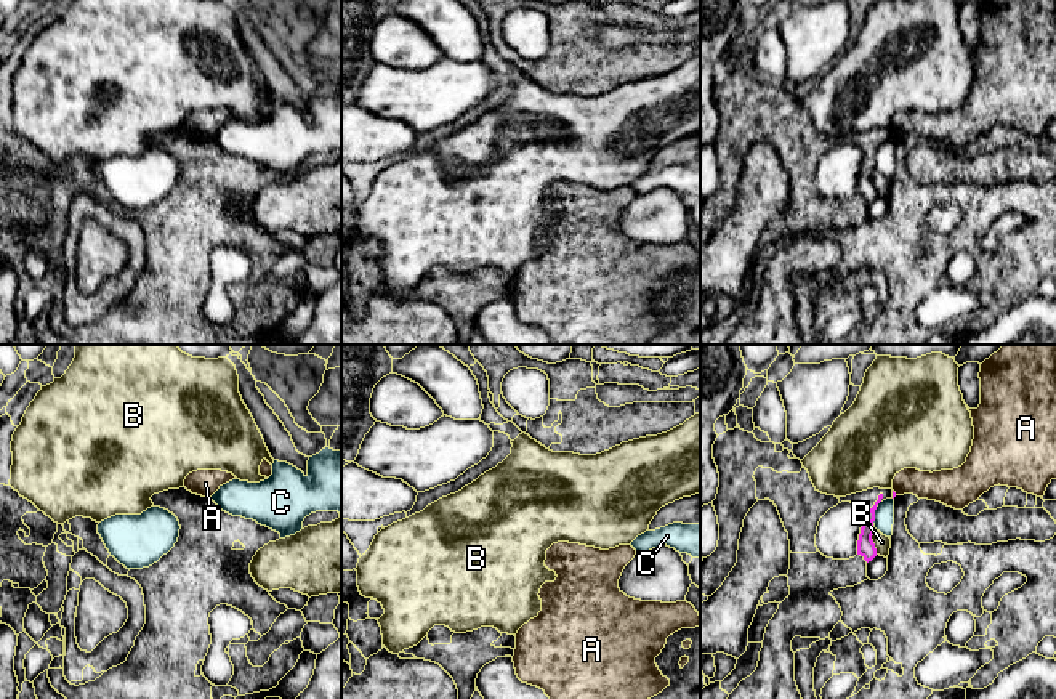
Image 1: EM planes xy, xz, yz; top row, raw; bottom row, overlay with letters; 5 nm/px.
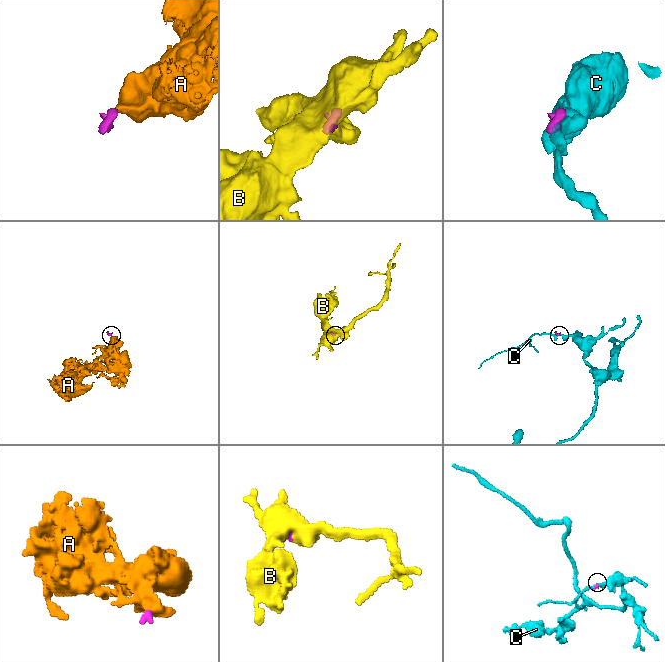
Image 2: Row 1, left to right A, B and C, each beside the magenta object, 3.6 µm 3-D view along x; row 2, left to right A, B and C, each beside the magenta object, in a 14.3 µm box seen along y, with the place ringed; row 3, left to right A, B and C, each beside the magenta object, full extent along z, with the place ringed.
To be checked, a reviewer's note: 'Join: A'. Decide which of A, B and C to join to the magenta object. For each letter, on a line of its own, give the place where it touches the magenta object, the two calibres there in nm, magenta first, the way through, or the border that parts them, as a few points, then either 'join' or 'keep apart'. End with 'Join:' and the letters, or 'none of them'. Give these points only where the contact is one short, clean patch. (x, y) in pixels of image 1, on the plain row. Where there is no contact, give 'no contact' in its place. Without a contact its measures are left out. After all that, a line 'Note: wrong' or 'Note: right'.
A: meets magenta in yz at (894, 133); 20 nm thick on the magenta side, 160 nm on the other; border along yz (893, 130), (896, 135); keep apart
B: meets magenta in yz at (872, 183); 90 nm thick on the magenta side, 80 nm on the other; keep apart
C: meets magenta in yz at (874, 156); 90 nm thick on the magenta side, 100 nm on the other; keep apart
Join: none of them
Note: wrong

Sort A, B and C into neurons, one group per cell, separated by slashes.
A / B / C

